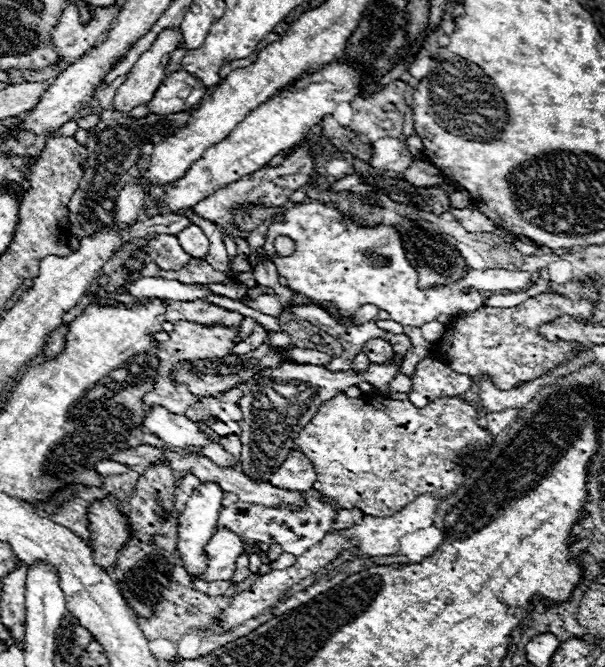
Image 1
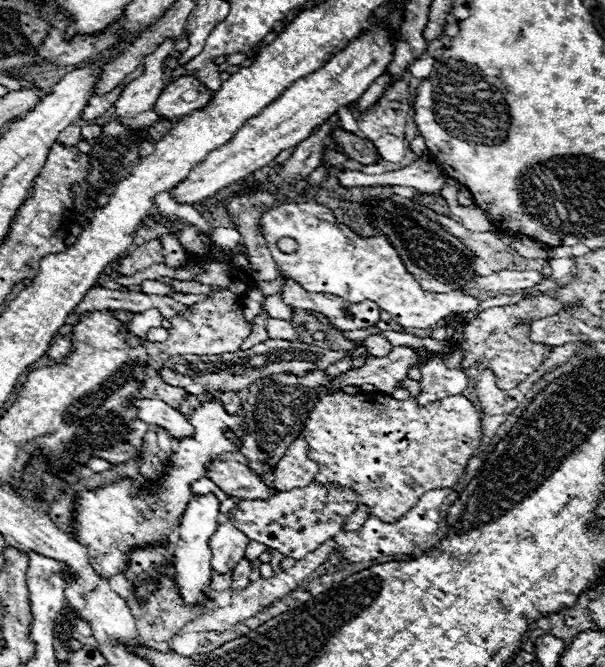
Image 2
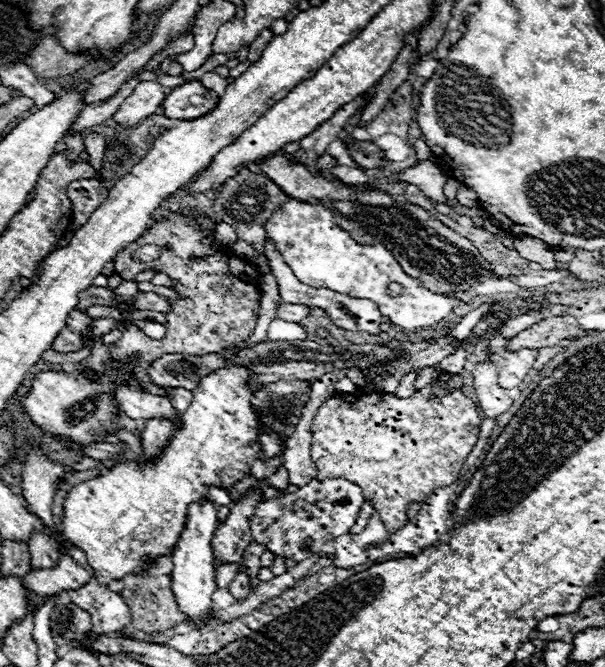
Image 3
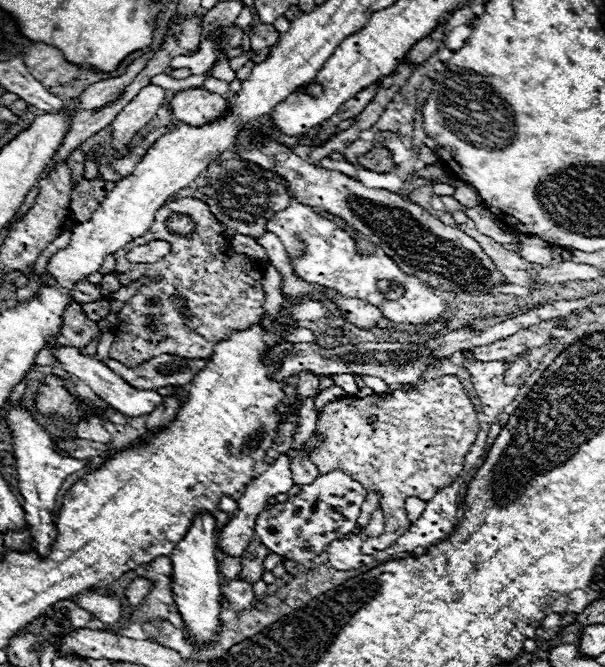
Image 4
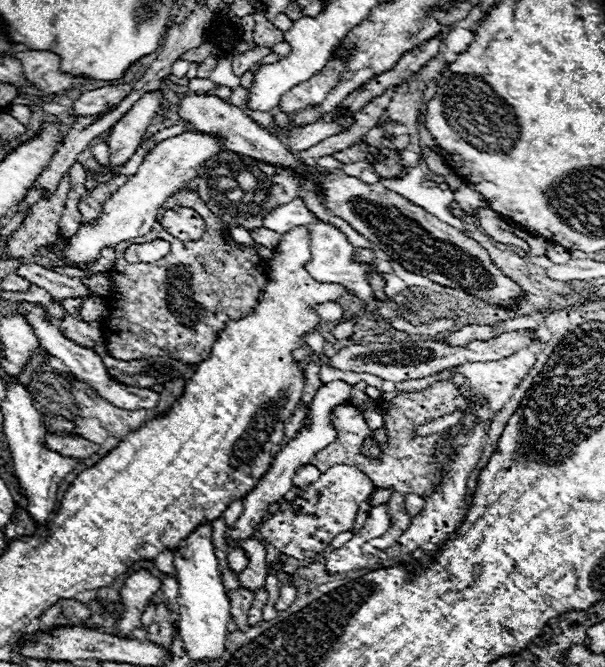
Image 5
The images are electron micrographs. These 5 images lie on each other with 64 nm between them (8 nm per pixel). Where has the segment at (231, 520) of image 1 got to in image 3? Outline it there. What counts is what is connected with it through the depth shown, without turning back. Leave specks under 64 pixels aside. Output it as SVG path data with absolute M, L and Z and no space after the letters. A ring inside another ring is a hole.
M344 478L312 480L294 494L260 502L250 518L250 532L254 542L264 544L270 552L294 562L302 562L314 554L320 554L322 544L328 540L348 534L358 518L362 502L364 496L360 486Z

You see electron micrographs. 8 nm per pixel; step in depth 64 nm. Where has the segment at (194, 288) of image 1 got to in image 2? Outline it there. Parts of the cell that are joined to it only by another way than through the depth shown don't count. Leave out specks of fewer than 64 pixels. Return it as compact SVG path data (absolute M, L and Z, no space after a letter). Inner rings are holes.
M146 280L146 282L142 282L142 292L144 292L144 294L160 294L160 296L166 296L168 290L172 290L172 288L168 288L168 286L164 286L164 284L156 282L156 280Z

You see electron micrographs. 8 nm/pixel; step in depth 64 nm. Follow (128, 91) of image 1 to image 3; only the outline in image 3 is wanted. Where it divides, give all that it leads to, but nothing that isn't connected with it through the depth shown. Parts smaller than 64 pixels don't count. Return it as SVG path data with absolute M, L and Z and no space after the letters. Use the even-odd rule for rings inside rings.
M140 82L132 96L124 100L124 104L114 114L114 122L120 130L134 128L140 120L156 114L164 102L166 90L158 82Z

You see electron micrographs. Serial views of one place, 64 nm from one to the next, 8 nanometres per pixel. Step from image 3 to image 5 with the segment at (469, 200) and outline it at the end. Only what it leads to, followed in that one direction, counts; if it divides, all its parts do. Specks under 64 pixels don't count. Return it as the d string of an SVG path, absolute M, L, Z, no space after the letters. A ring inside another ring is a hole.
M462 184L456 192L454 192L454 200L460 204L460 208L466 212L466 214L476 214L478 208L488 208L484 196L480 196L480 192L476 192L472 186L468 184Z

